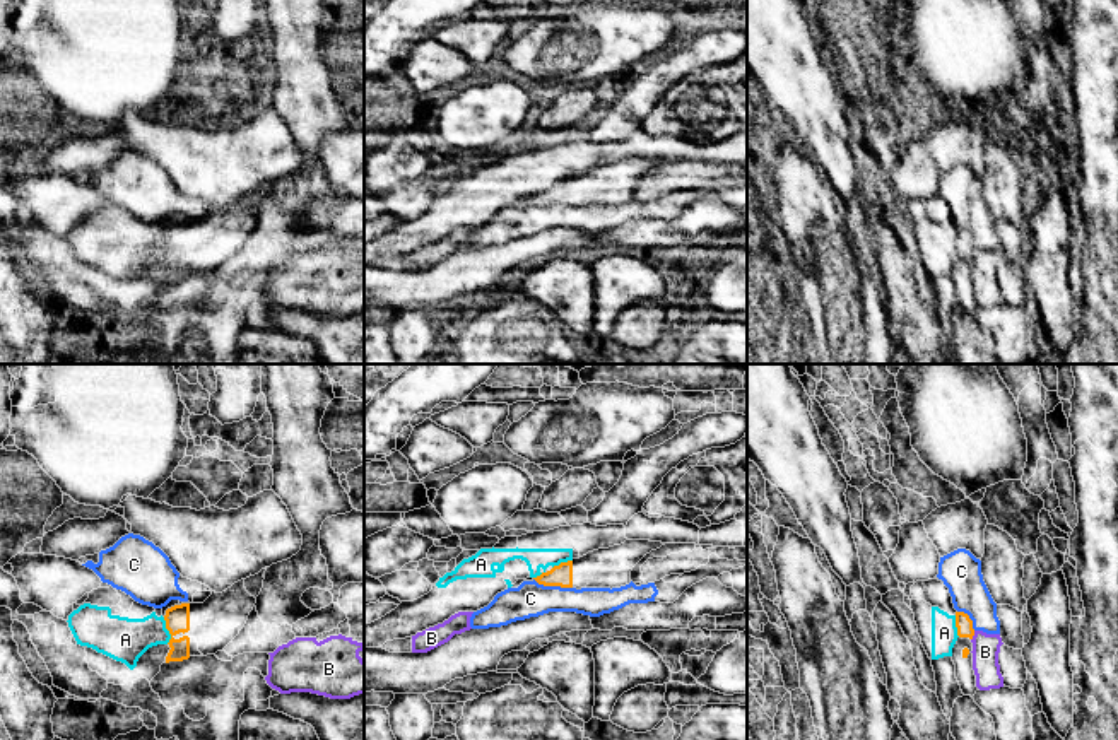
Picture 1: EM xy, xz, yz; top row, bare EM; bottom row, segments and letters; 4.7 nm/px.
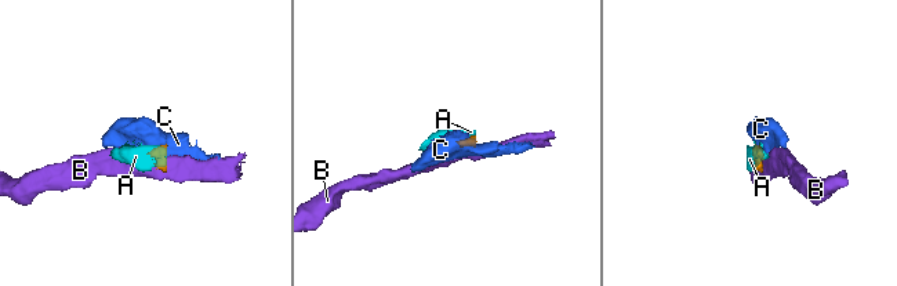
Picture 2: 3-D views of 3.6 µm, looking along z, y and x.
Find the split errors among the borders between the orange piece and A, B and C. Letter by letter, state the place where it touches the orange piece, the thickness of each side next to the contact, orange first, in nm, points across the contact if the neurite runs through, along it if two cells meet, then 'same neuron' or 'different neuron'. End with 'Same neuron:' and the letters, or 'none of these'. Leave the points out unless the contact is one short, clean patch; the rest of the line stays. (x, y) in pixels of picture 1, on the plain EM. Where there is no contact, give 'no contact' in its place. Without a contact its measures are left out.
A: contact xy (168, 246); calibres 120 and 220 nm; border xy (163, 234), (170, 252), (168, 260); different neuron
B: contact yz (973, 252); calibres 80 and 130 nm; border yz (975, 248), (971, 257); different neuron
C: contact xz (553, 202); calibres 100 and 160 nm; border xz (534, 195), (544, 202), (571, 205); different neuron
Same neuron: none of these

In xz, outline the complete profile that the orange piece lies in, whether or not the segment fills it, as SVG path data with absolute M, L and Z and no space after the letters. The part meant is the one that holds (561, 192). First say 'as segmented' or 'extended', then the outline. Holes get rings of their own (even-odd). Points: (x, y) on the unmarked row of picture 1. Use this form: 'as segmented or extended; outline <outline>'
extended; outline M626 157L621 162L588 169L580 176L561 179L533 195L544 203L561 205L621 205L631 200L633 185L662 159Z

